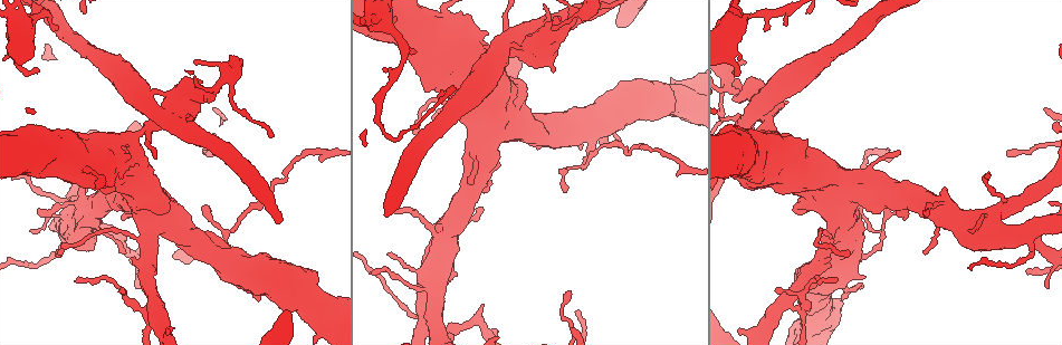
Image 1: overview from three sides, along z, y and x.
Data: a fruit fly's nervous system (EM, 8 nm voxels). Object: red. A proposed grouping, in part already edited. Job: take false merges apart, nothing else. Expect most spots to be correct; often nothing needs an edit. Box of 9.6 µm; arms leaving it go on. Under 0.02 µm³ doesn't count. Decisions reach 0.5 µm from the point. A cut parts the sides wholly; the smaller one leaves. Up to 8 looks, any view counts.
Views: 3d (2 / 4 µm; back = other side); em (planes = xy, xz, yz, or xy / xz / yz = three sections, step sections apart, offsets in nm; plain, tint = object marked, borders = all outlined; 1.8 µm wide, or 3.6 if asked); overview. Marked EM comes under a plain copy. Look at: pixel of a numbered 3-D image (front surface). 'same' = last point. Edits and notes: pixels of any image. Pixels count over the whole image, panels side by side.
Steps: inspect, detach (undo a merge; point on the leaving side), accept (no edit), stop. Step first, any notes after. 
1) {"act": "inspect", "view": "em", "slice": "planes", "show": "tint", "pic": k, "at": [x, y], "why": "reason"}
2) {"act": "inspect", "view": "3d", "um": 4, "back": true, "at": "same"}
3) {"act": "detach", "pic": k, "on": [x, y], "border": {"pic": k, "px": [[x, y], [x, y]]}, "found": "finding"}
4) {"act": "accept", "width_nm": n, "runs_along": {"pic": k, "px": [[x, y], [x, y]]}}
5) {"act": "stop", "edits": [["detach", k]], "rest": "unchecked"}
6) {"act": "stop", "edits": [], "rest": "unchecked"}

{"act": "inspect", "view": "3d", "um": 4, "pic": 1, "at": [141, 189], "why": "calibre changes"}

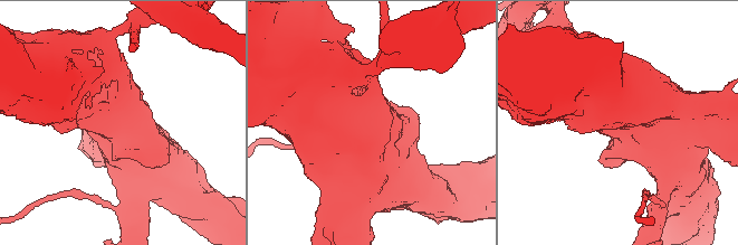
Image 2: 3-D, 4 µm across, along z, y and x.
{"act": "inspect", "view": "em", "um": 3.6, "slice": "planes", "show": "tint", "pic": 2, "at": [127, 126]}

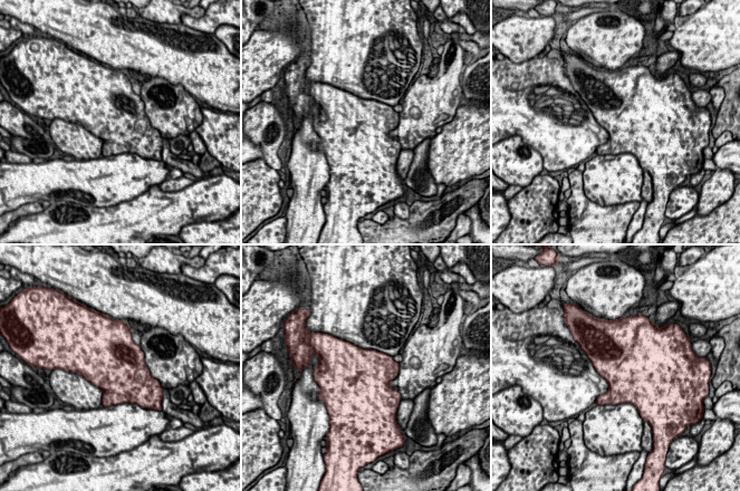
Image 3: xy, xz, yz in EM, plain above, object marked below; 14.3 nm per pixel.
{"act": "accept", "width_nm": 750, "found": "all the same neuron"}

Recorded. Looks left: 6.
{"act": "inspect", "view": "3d", "um": 4, "back": true, "pic": 1, "at": [89, 163], "why": "closes a loop"}

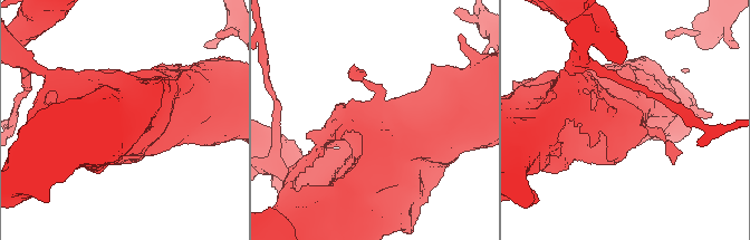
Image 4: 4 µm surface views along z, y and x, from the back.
{"act": "inspect", "view": "em", "um": 3.6, "slice": "planes", "show": "tint", "at": "same"}

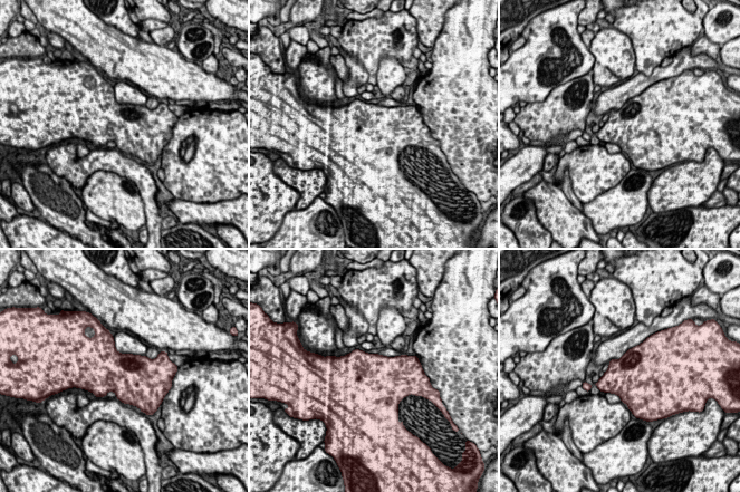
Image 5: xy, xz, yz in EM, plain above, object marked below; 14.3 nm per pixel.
{"act": "accept", "found": "one neuron here"}

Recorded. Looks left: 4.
{"act": "inspect", "view": "3d", "um": 4, "pic": 1, "at": [158, 117], "why": "looks like a crossing"}

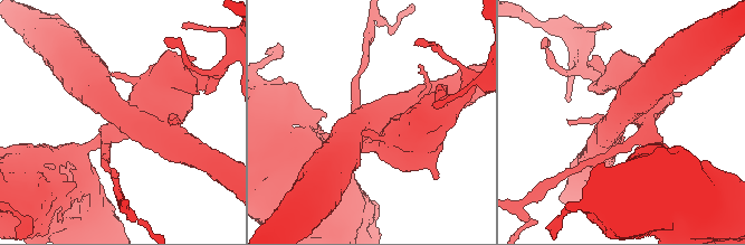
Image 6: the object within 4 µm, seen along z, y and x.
{"act": "inspect", "view": "em", "um": 3.6, "slice": "yz", "step": 8, "show": "tint", "pic": 6, "at": [123, 117], "why": "now the EM"}

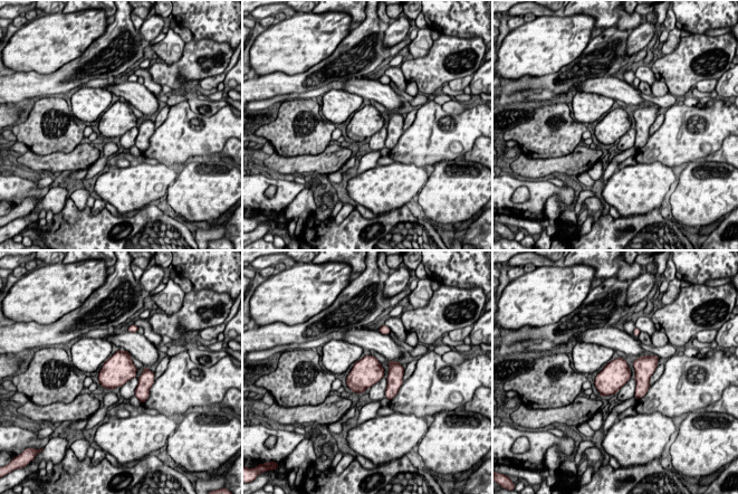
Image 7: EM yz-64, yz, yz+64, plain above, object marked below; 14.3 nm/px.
{"act": "inspect", "view": "em", "um": 3.6, "slice": "xy", "step": 4, "show": "tint", "at": "same", "why": "cut it another way"}

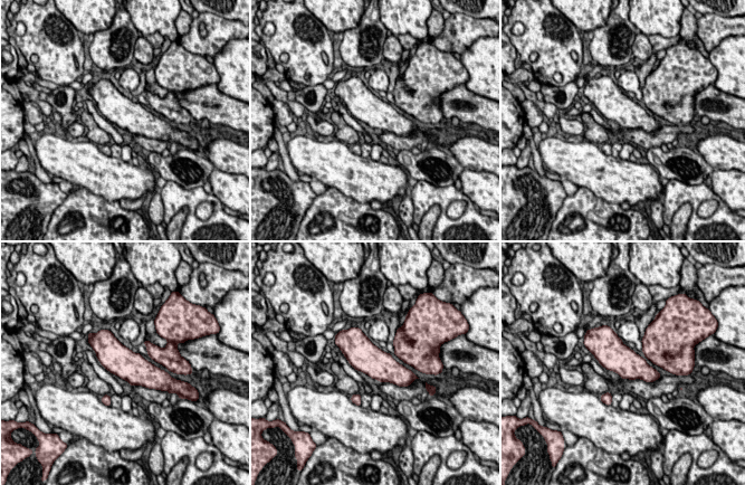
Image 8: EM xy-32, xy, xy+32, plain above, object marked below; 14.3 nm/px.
{"act": "accept", "found": "continuous, no second neuron"}

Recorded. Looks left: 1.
{"act": "inspect", "view": "em", "um": 3.6, "slice": "planes", "show": "tint", "pic": 1, "at": [735, 17], "why": "looks like a crossing"}

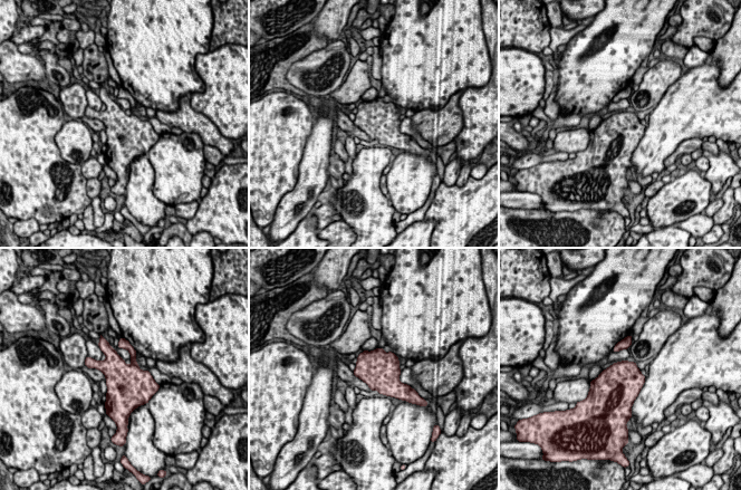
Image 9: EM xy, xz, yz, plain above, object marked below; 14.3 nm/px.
{"act": "accept", "width_nm": 550, "found": "one neuron here"}

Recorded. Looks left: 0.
{"act": "stop", "edits": [], "rest": "unchecked"}

